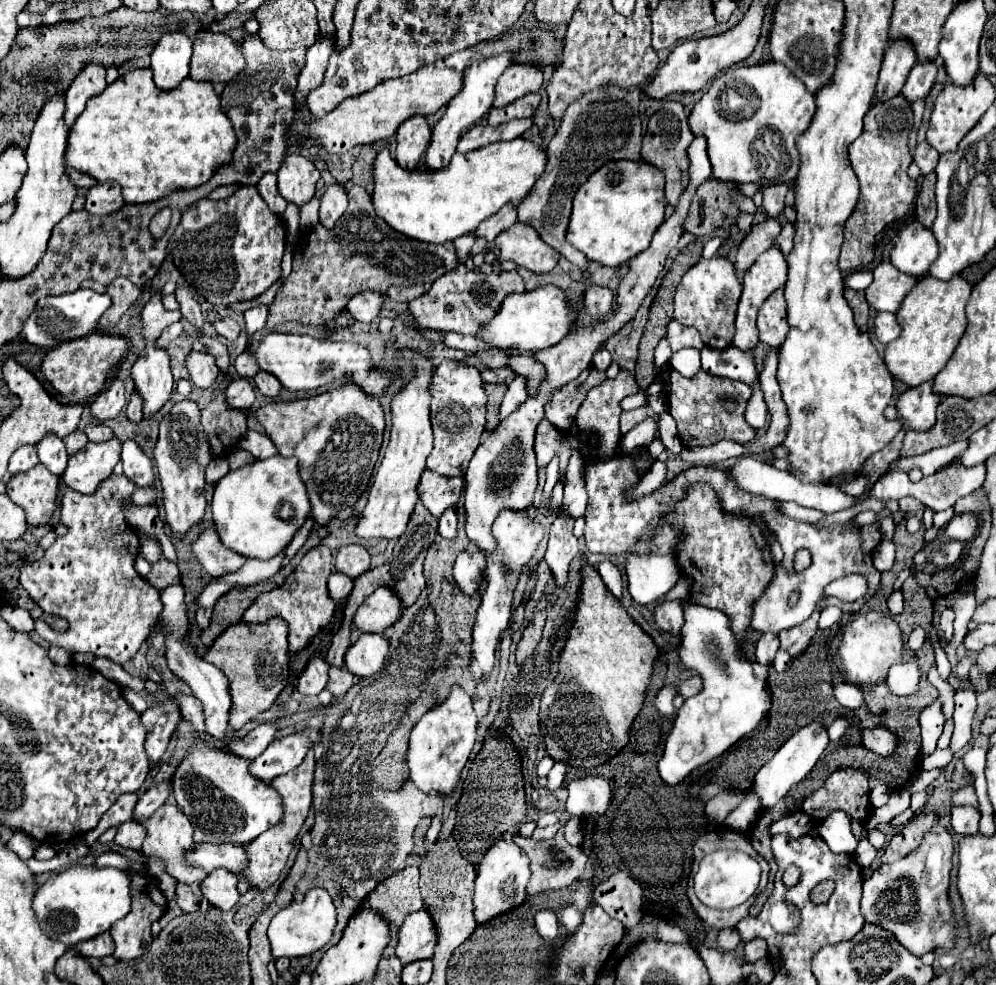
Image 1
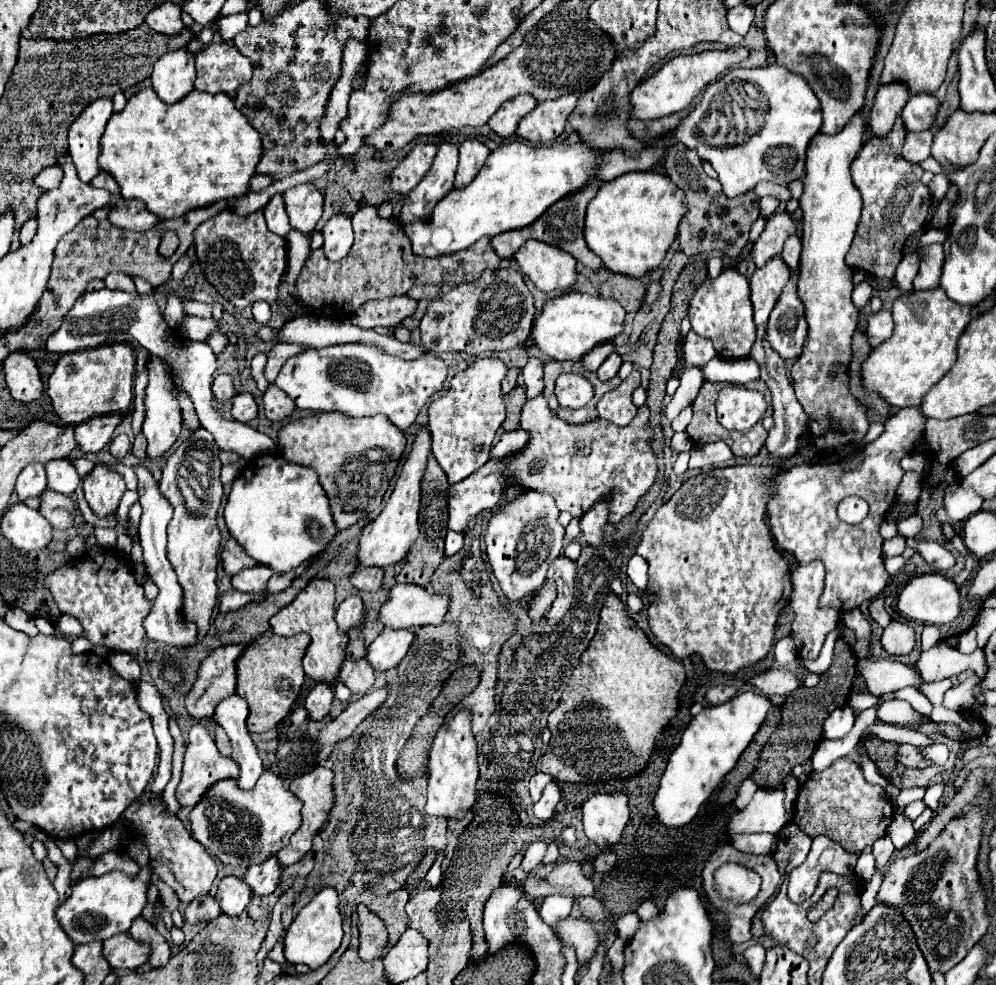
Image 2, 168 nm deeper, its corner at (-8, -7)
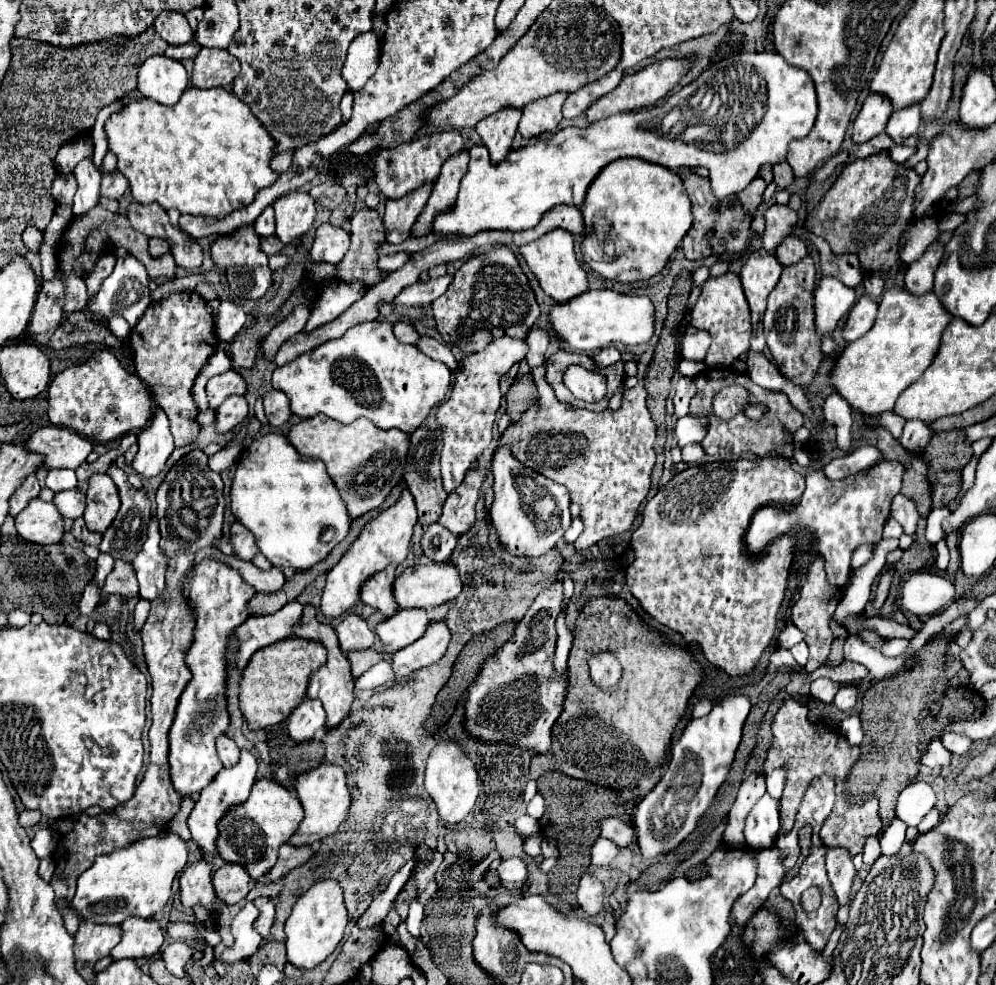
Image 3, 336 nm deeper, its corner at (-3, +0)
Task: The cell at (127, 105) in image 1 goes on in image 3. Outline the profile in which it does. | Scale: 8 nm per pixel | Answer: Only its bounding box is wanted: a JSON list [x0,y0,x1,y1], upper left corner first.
[105,87,279,219]

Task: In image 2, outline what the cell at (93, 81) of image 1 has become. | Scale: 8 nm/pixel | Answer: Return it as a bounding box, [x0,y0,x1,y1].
[68,96,112,184]

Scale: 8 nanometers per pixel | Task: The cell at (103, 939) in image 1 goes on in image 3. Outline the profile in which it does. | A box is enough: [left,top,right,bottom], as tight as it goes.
[111,917,163,961]

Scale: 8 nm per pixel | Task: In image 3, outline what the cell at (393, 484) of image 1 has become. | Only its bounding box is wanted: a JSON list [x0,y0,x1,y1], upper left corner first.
[321,489,417,621]

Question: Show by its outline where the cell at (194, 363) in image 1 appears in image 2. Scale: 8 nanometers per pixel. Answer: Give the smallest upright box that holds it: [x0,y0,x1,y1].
[212,374,234,402]

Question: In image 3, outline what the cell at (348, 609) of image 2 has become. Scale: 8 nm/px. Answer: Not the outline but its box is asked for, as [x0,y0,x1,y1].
[337,613,375,653]

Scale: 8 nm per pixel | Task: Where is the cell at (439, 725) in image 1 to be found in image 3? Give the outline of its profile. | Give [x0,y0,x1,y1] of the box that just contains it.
[425,741,479,827]

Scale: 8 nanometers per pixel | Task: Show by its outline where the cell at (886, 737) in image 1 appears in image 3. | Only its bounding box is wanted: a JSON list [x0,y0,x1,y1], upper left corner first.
[921,739,951,767]

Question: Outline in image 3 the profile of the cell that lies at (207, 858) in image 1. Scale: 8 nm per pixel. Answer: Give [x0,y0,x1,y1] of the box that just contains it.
[267,843,315,881]

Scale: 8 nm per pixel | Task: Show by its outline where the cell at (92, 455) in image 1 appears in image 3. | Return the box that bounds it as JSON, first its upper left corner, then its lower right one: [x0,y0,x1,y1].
[83,475,119,535]

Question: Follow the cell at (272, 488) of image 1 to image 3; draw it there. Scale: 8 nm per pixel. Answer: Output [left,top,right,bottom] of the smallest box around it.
[231,433,351,569]

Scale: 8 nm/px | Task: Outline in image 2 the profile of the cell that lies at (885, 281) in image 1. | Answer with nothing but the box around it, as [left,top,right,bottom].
[896,252,918,294]

